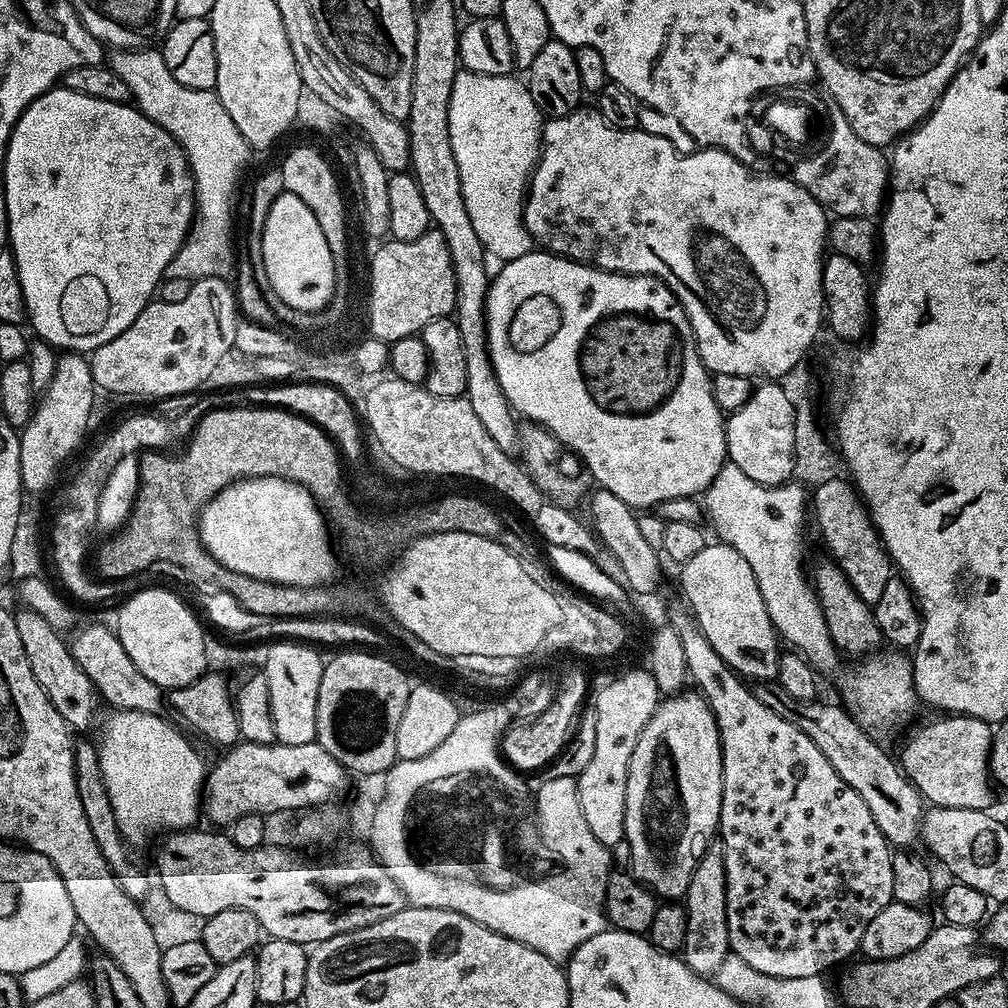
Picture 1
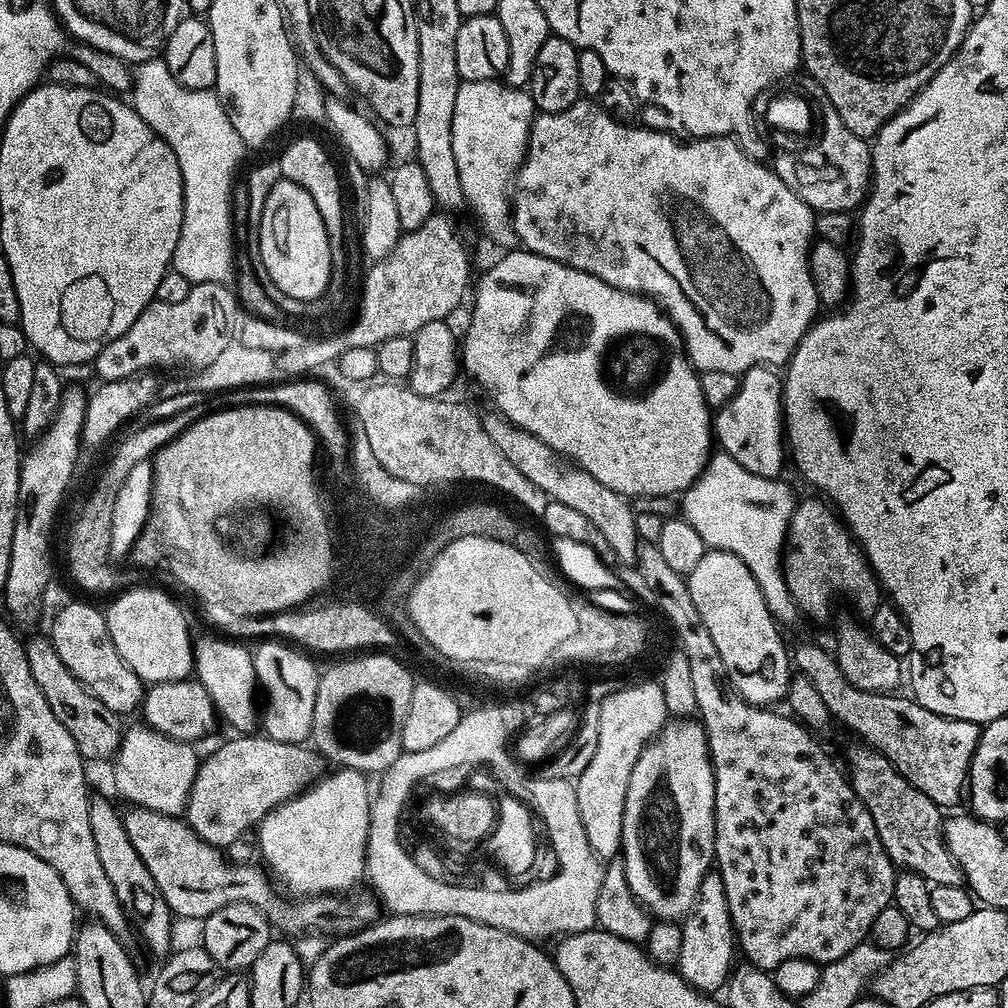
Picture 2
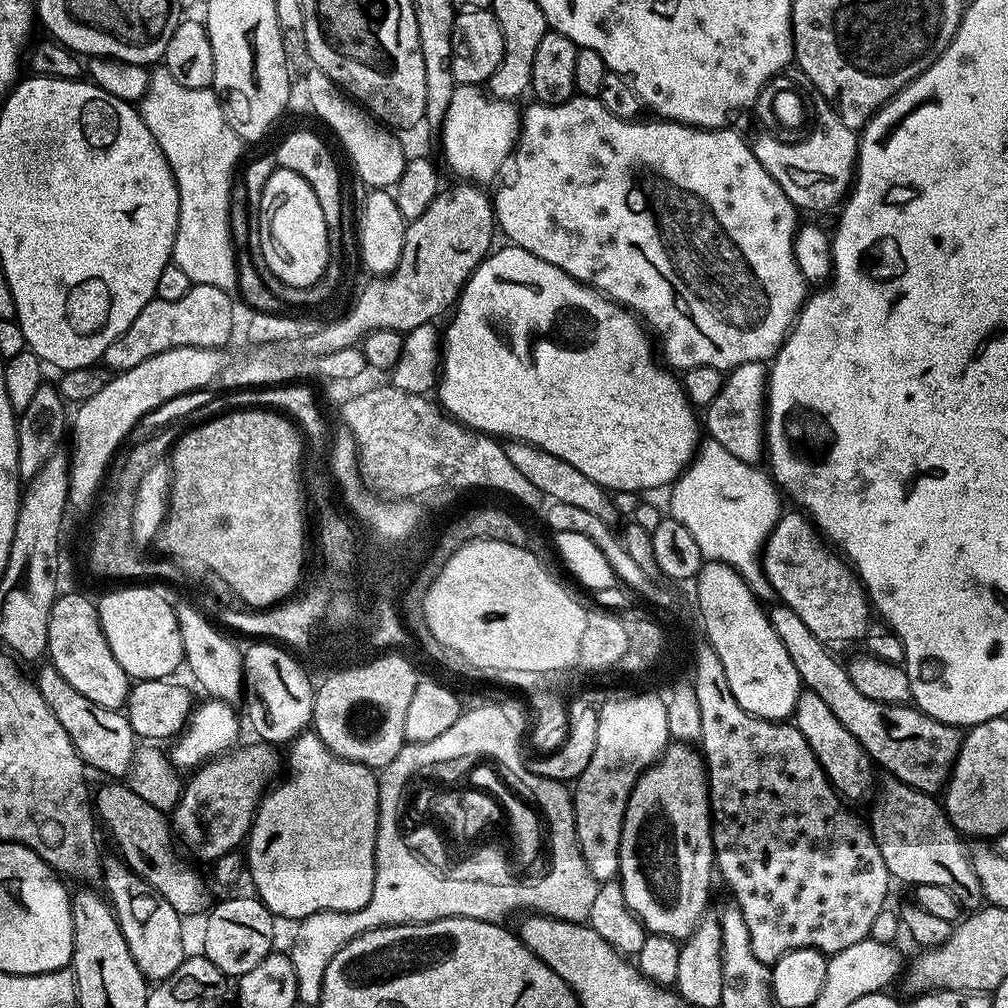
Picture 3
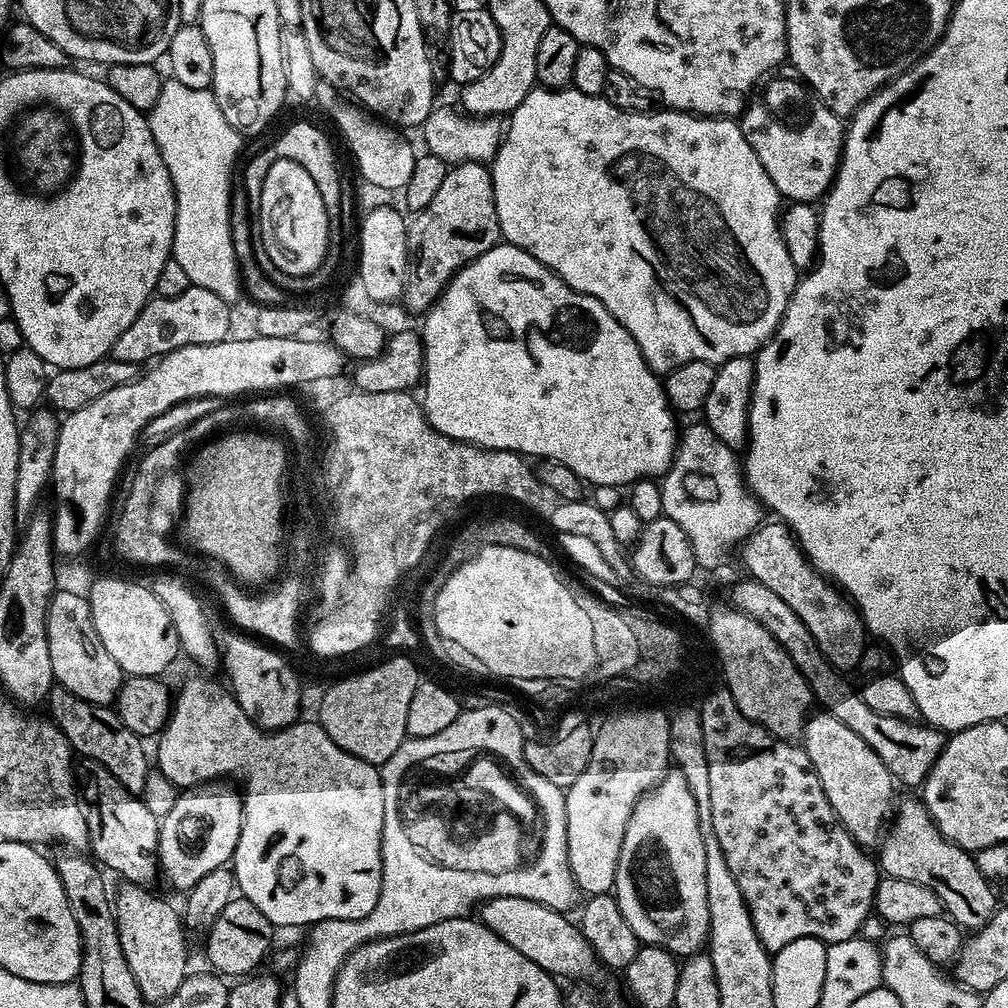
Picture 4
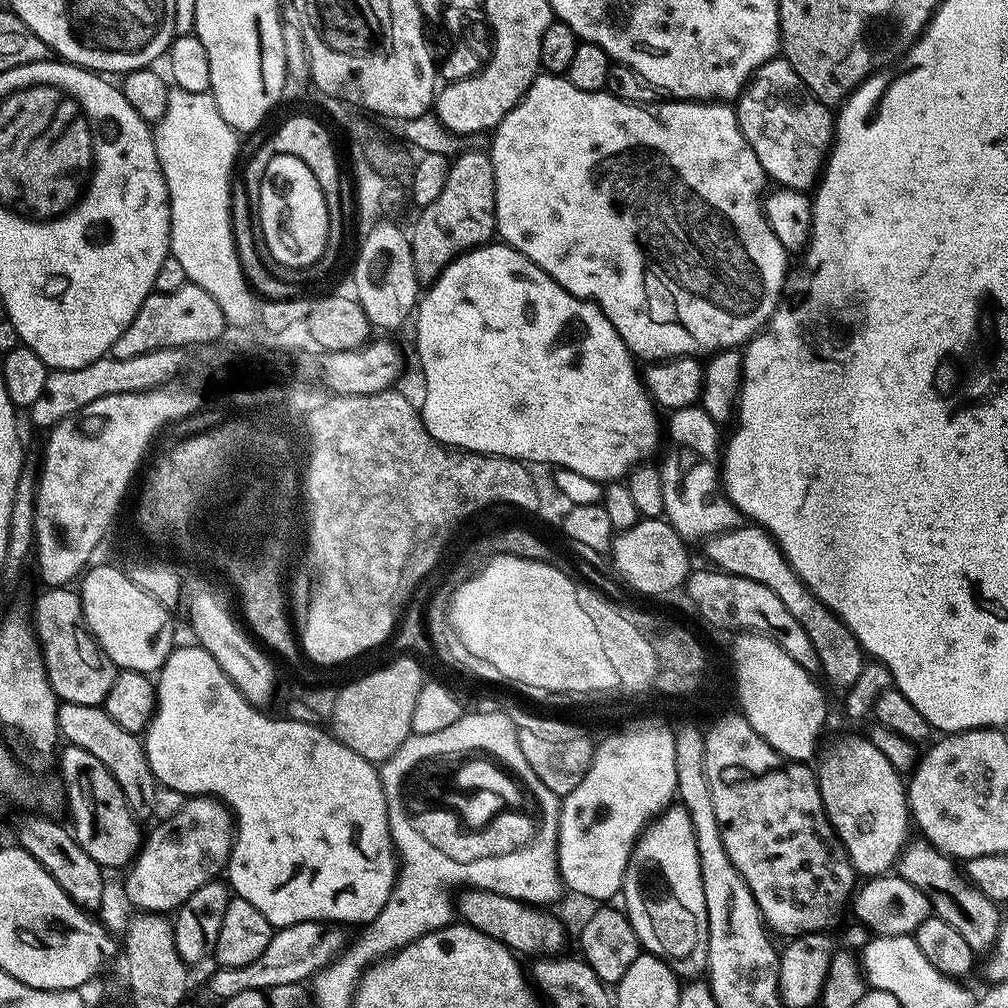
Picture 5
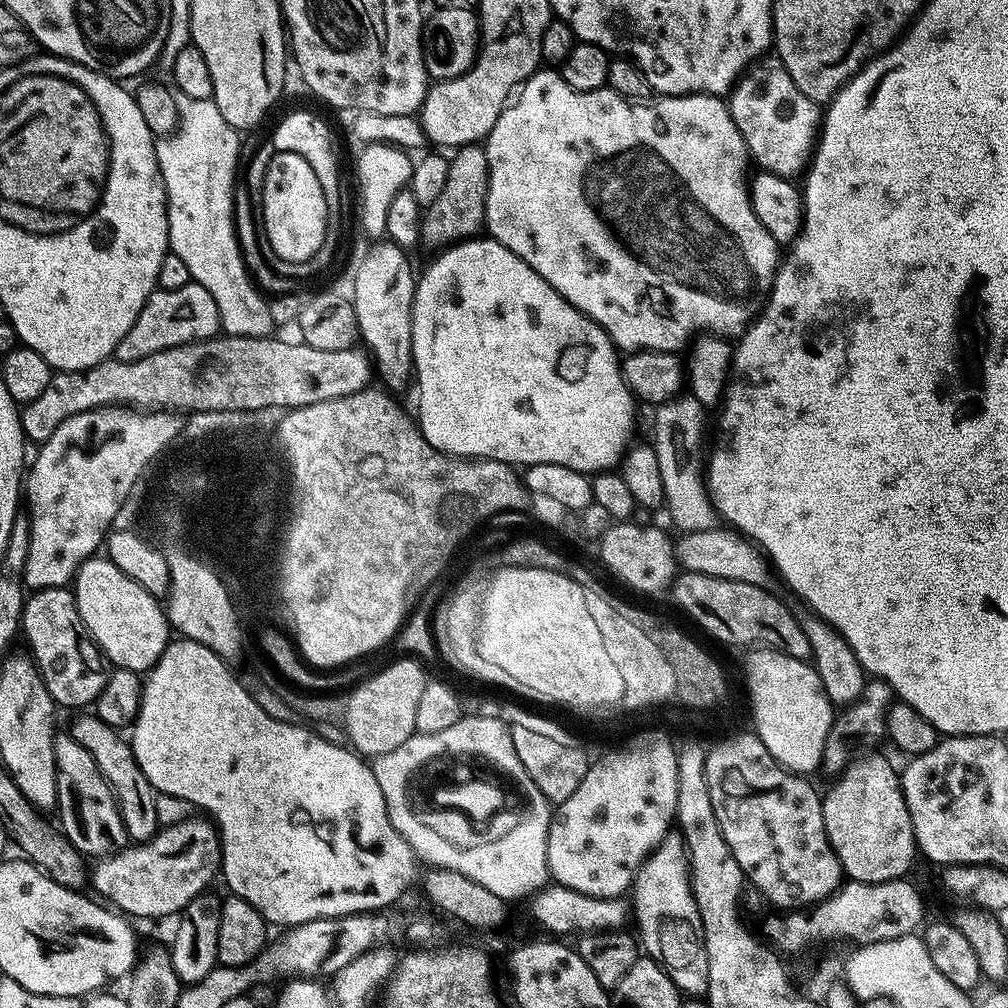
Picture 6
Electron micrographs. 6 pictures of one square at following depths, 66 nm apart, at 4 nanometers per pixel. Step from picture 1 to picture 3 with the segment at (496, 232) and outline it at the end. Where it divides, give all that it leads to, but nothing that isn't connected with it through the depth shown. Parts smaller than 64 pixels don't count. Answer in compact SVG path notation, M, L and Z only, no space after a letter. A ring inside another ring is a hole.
M457 84L454 98L450 98L450 110L438 135L444 143L444 156L448 164L464 182L475 182L481 186L500 172L504 163L509 163L516 141L520 135L521 109L511 100L498 100L483 87L475 84Z

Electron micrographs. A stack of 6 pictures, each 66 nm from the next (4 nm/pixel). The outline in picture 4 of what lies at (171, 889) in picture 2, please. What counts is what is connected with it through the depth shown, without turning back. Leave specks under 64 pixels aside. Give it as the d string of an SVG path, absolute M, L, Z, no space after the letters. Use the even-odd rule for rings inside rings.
M85 759L78 768L79 775L92 776L92 793L86 796L86 815L88 817L88 848L97 864L117 872L121 881L129 884L143 886L151 885L152 879L158 876L158 838L160 837L160 822L157 813L150 811L139 795L131 793L122 786L118 778L114 776L104 765L98 761Z

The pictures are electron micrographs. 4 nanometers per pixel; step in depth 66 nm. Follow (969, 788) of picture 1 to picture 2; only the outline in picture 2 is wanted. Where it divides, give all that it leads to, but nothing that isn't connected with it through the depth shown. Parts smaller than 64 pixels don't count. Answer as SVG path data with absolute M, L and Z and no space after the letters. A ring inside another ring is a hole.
M800 644L796 648L796 652L794 648L794 668L799 675L810 678L810 683L818 689L818 695L821 696L822 702L826 702L829 717L835 723L837 720L838 723L845 724L850 731L857 732L860 735L857 737L863 743L881 752L892 763L894 770L898 770L898 774L902 774L902 778L906 778L906 782L910 782L910 786L922 790L922 794L926 794L926 798L930 798L935 804L941 806L956 804L962 800L968 783L970 762L980 737L981 725L977 721L959 720L953 716L934 714L907 695L904 697L900 696L901 694L858 690L850 682L846 682L842 670L838 670L835 655L829 649L827 652L820 644Z

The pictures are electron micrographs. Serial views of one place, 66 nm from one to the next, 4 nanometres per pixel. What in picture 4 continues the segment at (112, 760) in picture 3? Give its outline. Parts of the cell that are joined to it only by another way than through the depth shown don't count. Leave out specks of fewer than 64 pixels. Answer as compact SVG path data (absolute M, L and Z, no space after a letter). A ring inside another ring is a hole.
M53 687L46 701L47 715L52 723L57 724L77 755L83 759L98 761L108 770L122 786L131 793L141 795L150 771L150 758L146 756L143 739L122 722L122 718L111 707L94 702L86 702L65 688ZM149 764L149 765L148 765Z

